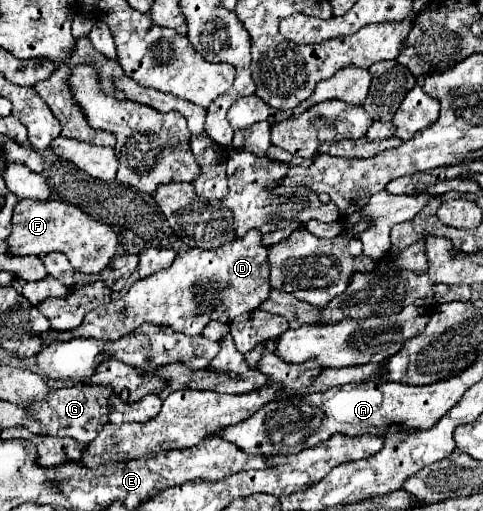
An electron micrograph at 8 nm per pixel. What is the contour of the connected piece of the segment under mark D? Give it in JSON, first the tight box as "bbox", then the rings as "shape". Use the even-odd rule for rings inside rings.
{"bbox":[42,229,270,345],"shape":[[[256,229],[246,233],[246,237],[218,249],[182,251],[176,255],[174,263],[168,269],[136,281],[124,297],[86,313],[80,327],[72,331],[42,333],[42,345],[74,337],[116,341],[118,337],[134,333],[134,329],[138,329],[142,323],[172,327],[174,331],[188,337],[198,337],[210,321],[230,323],[234,321],[234,317],[250,313],[264,303],[270,293],[266,253],[268,247],[262,245],[262,233]],[[208,305],[212,307],[208,309]]]}

